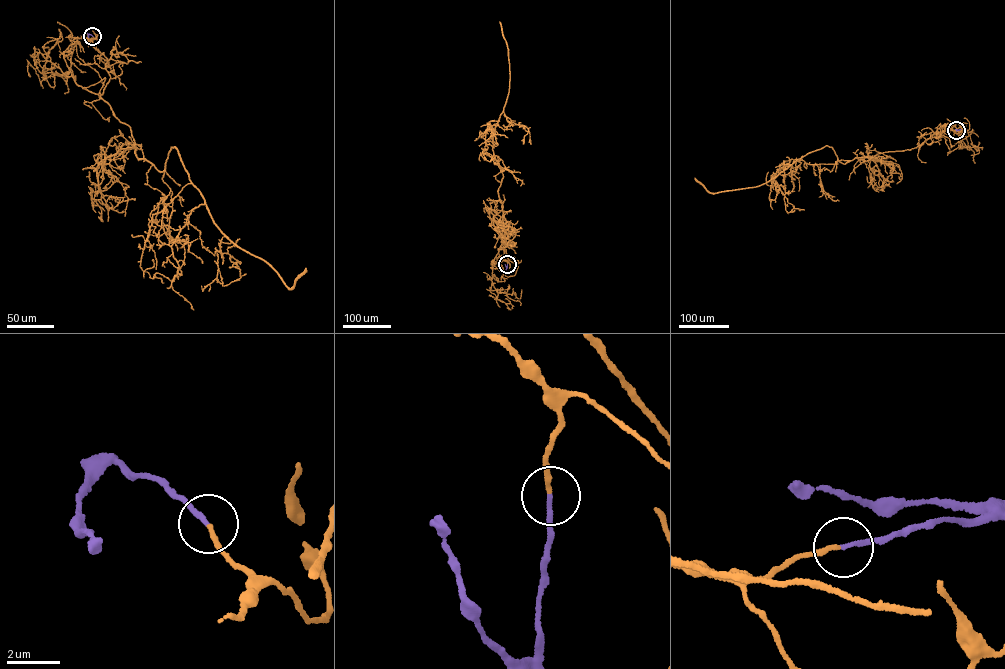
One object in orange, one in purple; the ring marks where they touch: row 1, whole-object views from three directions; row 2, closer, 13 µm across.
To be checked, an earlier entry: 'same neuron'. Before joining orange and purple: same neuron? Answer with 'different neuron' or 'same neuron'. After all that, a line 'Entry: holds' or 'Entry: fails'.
same neuron
Entry: holds

